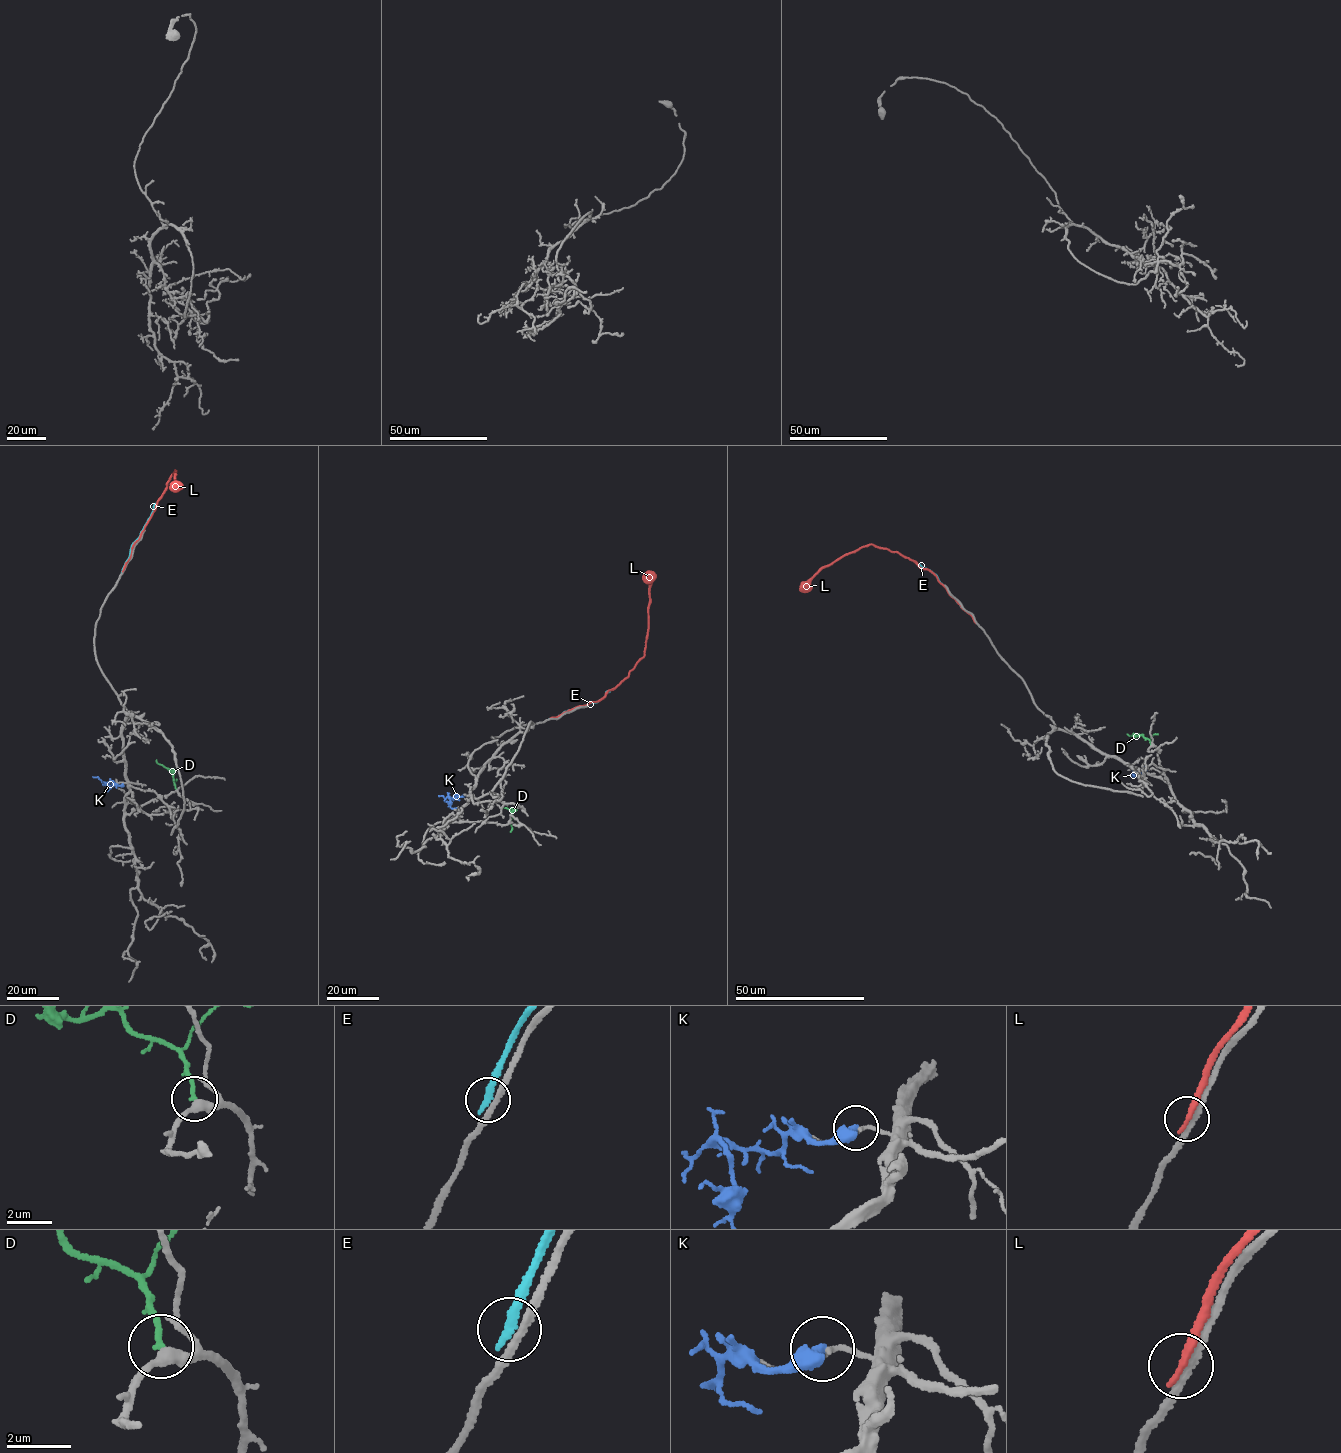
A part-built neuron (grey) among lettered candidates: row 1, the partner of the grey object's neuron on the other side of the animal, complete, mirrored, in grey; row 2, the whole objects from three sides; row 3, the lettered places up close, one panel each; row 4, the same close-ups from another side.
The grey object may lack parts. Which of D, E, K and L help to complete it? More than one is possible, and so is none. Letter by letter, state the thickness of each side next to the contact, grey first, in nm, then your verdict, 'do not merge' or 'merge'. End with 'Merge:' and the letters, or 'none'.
D: 360/200 nm | merge
E: 220/280 nm | do not merge
K: 130/480 nm | do not merge
L: 220/280 nm | do not merge
Merge: D

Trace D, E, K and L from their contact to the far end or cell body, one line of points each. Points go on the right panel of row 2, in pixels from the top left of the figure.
D: (1151, 745), (1141, 735), (1127, 734)
E: (975, 622), (937, 577), (918, 565)
K: (1132, 770), (1138, 776), (1146, 771), (1144, 766)
L: (975, 621), (930, 571), (897, 552), (871, 544), (843, 555), (821, 569), (802, 591)

